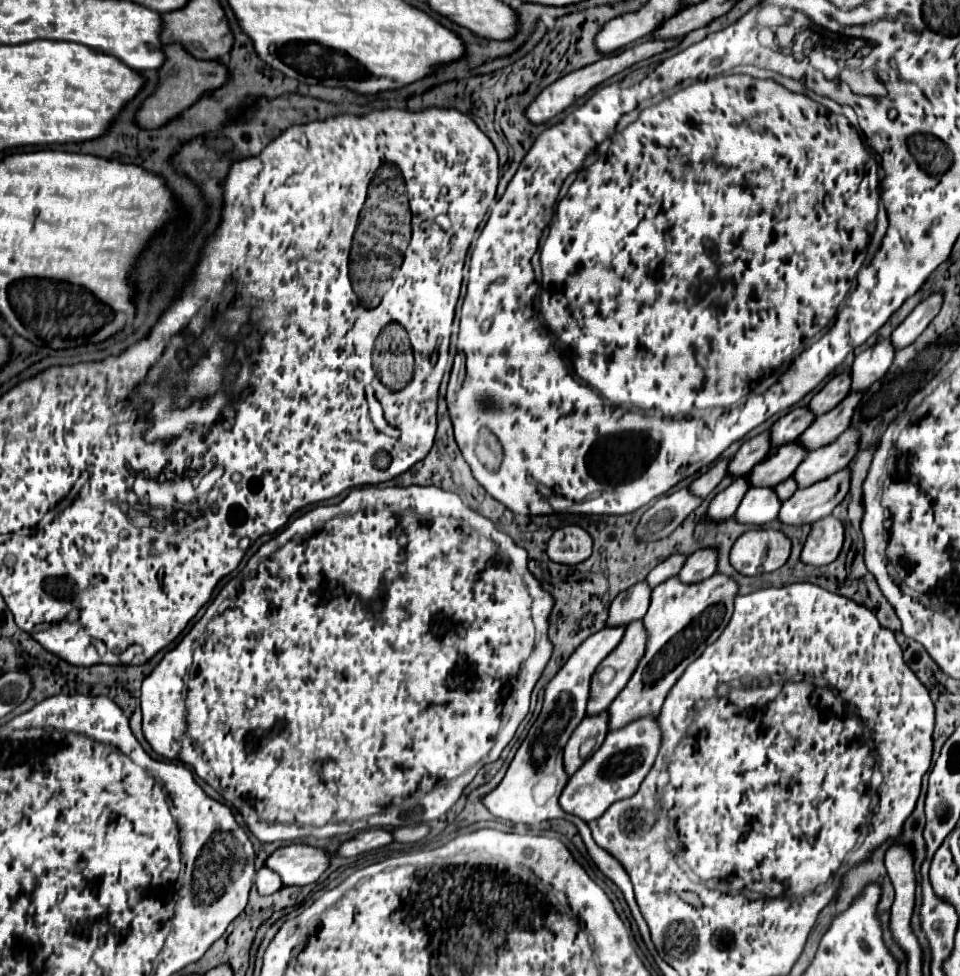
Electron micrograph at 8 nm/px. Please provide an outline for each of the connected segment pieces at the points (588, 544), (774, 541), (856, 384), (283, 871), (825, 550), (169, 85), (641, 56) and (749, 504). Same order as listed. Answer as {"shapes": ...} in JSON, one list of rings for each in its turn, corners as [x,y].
{"shapes":[[[[566,525],[554,531],[546,549],[550,561],[562,565],[578,565],[592,553],[592,537],[578,525]]],[[[750,529],[730,551],[730,563],[740,575],[762,575],[780,569],[790,557],[790,539],[776,529]]],[[[880,339],[874,347],[862,351],[852,365],[852,389],[864,391],[878,381],[894,361],[894,347],[890,339]]],[[[288,845],[274,851],[266,867],[276,871],[282,877],[284,885],[310,885],[316,883],[322,873],[330,867],[330,855],[326,849],[312,845]]],[[[822,517],[812,525],[812,531],[802,549],[802,561],[814,567],[822,567],[832,563],[844,543],[844,523],[834,517]]],[[[166,45],[164,53],[166,53],[166,63],[158,71],[158,73],[162,73],[160,85],[154,91],[154,95],[150,95],[144,101],[142,109],[136,115],[138,125],[144,129],[158,129],[158,127],[170,123],[182,111],[192,107],[204,93],[216,91],[222,83],[226,83],[226,79],[230,79],[230,71],[226,71],[226,67],[220,61],[194,59],[182,45]]],[[[652,39],[652,41],[640,41],[640,43],[636,43],[636,45],[628,47],[628,49],[624,49],[624,51],[618,53],[618,55],[604,57],[604,59],[592,63],[592,65],[586,65],[586,67],[582,67],[582,69],[578,69],[578,71],[572,71],[570,75],[558,79],[558,81],[552,83],[550,87],[546,87],[546,89],[534,99],[534,103],[528,107],[526,117],[528,117],[532,123],[540,125],[540,123],[552,119],[554,115],[562,113],[562,111],[564,111],[566,107],[570,107],[578,97],[586,95],[590,89],[594,89],[594,87],[600,85],[602,81],[610,79],[612,75],[616,75],[616,73],[620,73],[620,71],[632,67],[634,63],[640,63],[640,61],[650,59],[650,57],[654,57],[654,55],[660,55],[660,53],[664,53],[664,51],[668,51],[668,49],[674,49],[678,43],[680,43],[680,39],[670,39],[670,41],[658,41],[658,39]]],[[[752,487],[744,495],[744,499],[736,511],[736,517],[742,523],[750,523],[750,525],[760,527],[766,521],[778,517],[780,505],[782,505],[782,501],[778,499],[778,495],[774,495],[774,489]]]]}

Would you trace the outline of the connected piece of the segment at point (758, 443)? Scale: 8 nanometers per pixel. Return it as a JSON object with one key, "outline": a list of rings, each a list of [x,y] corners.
{"outline":[[[770,429],[744,441],[742,447],[738,449],[738,453],[734,455],[734,459],[730,461],[730,467],[728,467],[728,473],[730,475],[746,475],[750,473],[750,467],[754,467],[756,463],[760,463],[768,453],[770,453]]]}

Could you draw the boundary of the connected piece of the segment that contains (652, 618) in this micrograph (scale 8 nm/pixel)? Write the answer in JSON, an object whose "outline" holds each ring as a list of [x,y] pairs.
{"outline":[[[714,573],[702,583],[682,583],[678,575],[666,579],[652,591],[650,609],[644,617],[644,625],[648,629],[648,647],[646,653],[622,689],[622,693],[610,705],[610,729],[620,729],[634,719],[646,717],[662,709],[670,687],[682,677],[682,671],[702,655],[702,651],[718,639],[724,631],[730,615],[734,611],[734,599],[738,595],[738,583],[730,579],[730,575]]]}

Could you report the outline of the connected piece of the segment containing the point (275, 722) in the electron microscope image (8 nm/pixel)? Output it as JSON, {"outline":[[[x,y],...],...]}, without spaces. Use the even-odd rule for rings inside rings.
{"outline":[[[410,485],[410,487],[364,487],[364,489],[354,489],[348,493],[344,501],[338,505],[316,505],[308,513],[300,515],[294,519],[290,525],[286,525],[274,539],[264,543],[258,553],[248,561],[248,565],[234,577],[230,579],[218,597],[208,605],[204,617],[190,629],[190,633],[172,649],[164,655],[164,659],[158,663],[158,667],[144,679],[141,685],[141,710],[144,715],[142,721],[142,731],[146,741],[152,745],[152,749],[170,759],[170,761],[180,761],[196,771],[198,777],[202,777],[210,787],[214,787],[220,795],[224,793],[224,799],[236,807],[236,811],[244,817],[246,825],[250,831],[262,841],[262,843],[272,843],[272,841],[294,841],[300,837],[316,837],[316,839],[326,839],[334,835],[344,835],[368,827],[410,827],[410,825],[420,825],[428,823],[432,819],[438,819],[450,807],[460,799],[464,787],[474,779],[474,775],[486,765],[492,763],[500,757],[502,749],[512,741],[518,725],[528,713],[530,705],[530,693],[540,679],[550,655],[552,655],[552,643],[548,641],[548,615],[554,607],[554,599],[550,593],[546,593],[540,583],[532,577],[528,571],[528,553],[522,547],[516,547],[512,539],[504,533],[500,533],[494,523],[480,513],[468,509],[456,493],[438,489],[438,487],[420,487],[420,485]]]}

